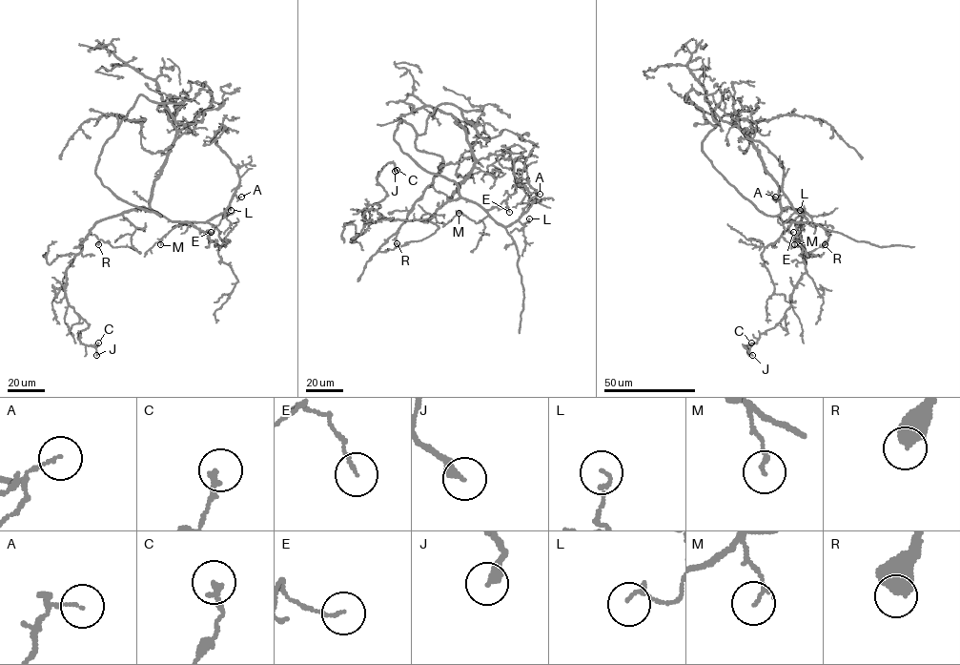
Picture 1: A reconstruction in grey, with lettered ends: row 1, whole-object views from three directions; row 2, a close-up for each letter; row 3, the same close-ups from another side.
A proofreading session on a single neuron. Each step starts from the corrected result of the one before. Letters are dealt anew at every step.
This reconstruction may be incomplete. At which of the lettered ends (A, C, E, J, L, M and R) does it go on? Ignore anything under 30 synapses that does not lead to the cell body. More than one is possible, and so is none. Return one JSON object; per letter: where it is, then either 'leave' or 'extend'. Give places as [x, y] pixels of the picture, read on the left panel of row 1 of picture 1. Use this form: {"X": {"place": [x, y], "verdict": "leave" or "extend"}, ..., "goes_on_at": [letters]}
{"A": {"place": [241, 197], "verdict": "leave"}, "C": {"place": [98, 342], "verdict": "leave"}, "E": {"place": [211, 232], "verdict": "leave"}, "J": {"place": [96, 355], "verdict": "leave"}, "L": {"place": [231, 210], "verdict": "leave"}, "M": {"place": [160, 244], "verdict": "leave"}, "R": {"place": [98, 244], "verdict": "leave"}, "goes_on_at": []}

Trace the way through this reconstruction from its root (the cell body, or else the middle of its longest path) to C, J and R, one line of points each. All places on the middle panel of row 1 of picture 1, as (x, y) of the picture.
C: (436, 175), (459, 197), (427, 220), (364, 224), (364, 209), (386, 195), (379, 171), (397, 170)
J: (436, 175), (459, 197), (427, 220), (364, 224), (364, 209), (386, 195), (379, 171), (395, 171)
R: (436, 175), (452, 179), (459, 197), (427, 220), (421, 217), (434, 215), (433, 234), (397, 243)

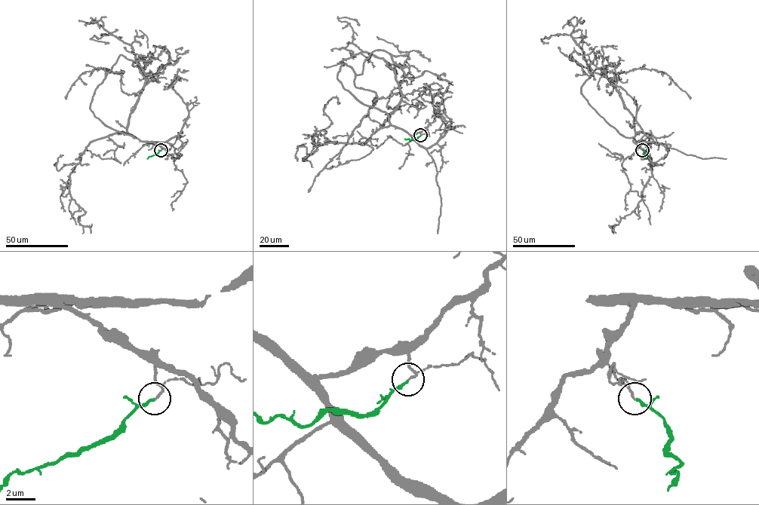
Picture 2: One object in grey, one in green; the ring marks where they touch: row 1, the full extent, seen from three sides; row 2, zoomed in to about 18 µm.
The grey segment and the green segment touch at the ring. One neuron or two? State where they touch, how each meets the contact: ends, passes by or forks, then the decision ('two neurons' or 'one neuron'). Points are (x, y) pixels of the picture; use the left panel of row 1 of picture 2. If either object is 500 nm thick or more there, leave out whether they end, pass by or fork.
(161, 150) | grey ends | green ends | one neuron

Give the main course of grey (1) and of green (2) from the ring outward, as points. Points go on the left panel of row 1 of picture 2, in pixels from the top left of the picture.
1: (161, 150), (106, 126), (90, 108), (105, 68), (123, 71), (84, 71), (65, 99)
2: (161, 150), (147, 158)

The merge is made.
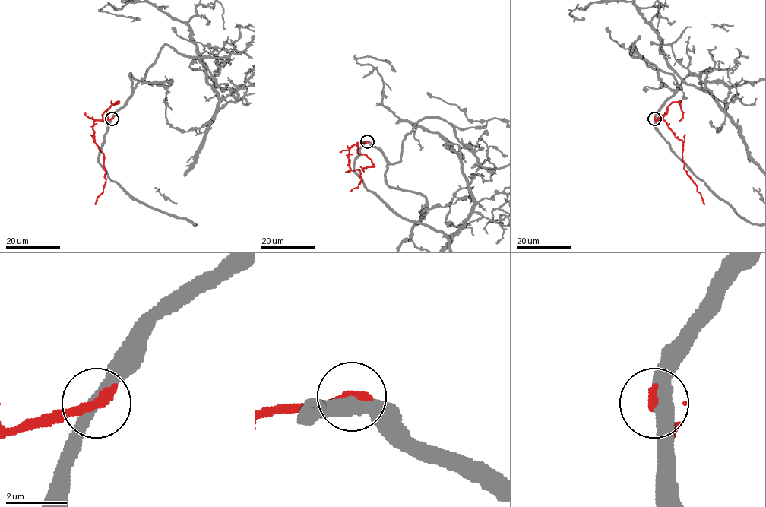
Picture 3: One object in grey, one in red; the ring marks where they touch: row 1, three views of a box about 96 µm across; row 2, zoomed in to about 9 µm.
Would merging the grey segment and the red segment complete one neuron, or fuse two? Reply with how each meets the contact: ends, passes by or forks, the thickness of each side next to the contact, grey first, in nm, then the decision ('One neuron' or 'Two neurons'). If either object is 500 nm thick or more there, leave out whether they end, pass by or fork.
At the ring grey passes by. At the ring red ends. Thickness 440 nm (grey) against 320 nm. Two neurons

